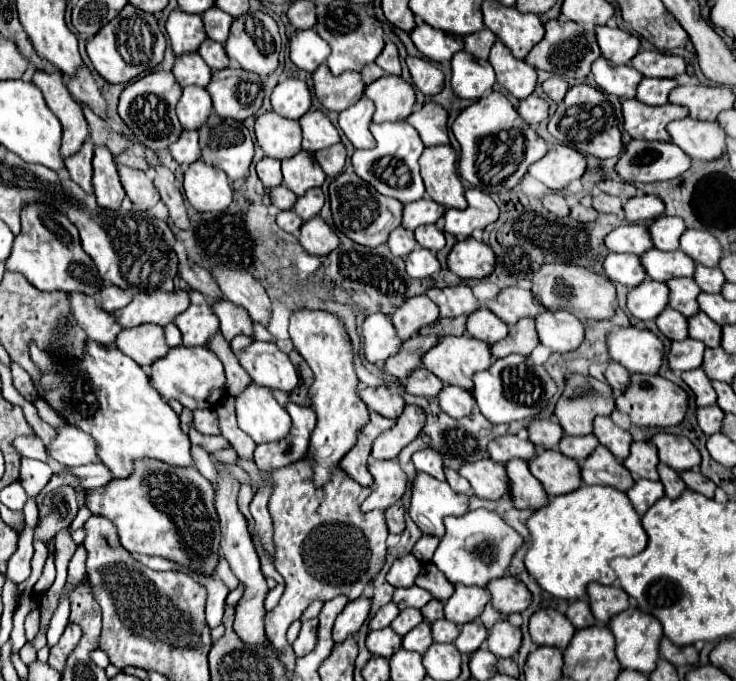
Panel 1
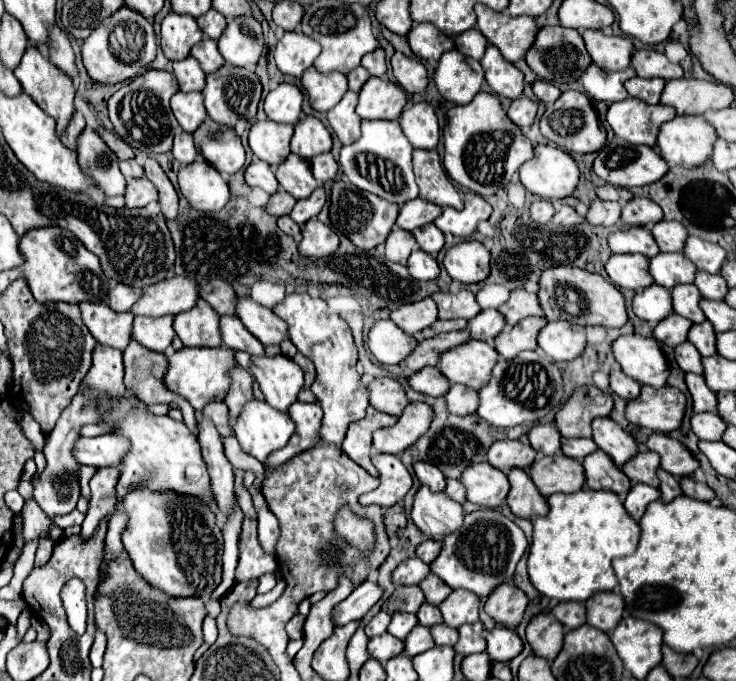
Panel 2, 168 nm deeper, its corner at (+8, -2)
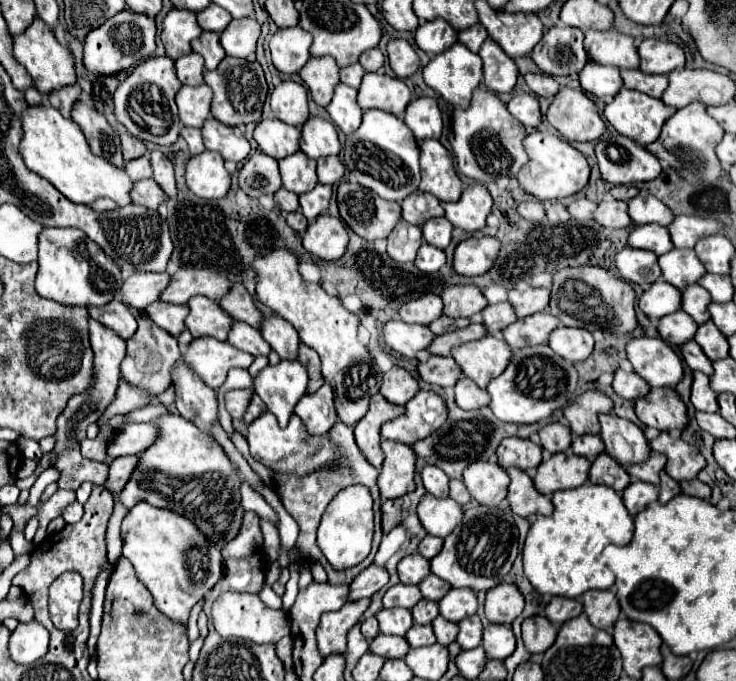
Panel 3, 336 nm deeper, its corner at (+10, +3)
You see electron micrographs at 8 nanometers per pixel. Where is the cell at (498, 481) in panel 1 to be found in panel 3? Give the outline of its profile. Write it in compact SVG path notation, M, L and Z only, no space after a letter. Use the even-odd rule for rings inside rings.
M472 463L464 469L464 485L468 487L472 499L486 507L498 507L508 491L508 475L498 463Z

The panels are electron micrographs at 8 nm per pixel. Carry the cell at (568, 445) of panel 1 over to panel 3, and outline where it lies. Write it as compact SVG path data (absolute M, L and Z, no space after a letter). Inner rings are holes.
M572 435L572 451L592 461L604 451L604 443L598 435Z

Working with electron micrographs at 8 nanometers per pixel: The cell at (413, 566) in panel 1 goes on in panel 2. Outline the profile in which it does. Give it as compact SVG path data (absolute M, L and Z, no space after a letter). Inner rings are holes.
M408 558L408 560L400 562L396 566L396 570L392 572L392 584L412 586L412 584L418 584L420 580L424 580L428 576L428 572L430 572L428 564L424 564L418 558Z

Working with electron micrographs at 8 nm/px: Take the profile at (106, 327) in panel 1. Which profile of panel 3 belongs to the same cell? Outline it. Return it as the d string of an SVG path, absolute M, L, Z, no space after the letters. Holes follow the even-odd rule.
M112 299L112 303L108 303L104 307L90 307L88 313L96 321L100 321L106 327L110 327L112 331L116 331L122 339L130 339L136 333L136 319L134 319L134 315L118 299Z

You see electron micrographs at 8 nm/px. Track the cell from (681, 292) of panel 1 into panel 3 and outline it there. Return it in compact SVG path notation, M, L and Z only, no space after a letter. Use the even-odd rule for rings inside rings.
M698 283L692 285L692 287L686 287L684 293L682 293L682 309L698 323L702 325L704 321L710 319L710 313L708 313L708 305L712 303L710 299L710 293L700 287Z

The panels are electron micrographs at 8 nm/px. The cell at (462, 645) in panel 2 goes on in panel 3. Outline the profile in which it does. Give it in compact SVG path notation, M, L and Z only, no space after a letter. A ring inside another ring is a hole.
M472 615L472 617L466 617L464 621L458 623L460 631L458 631L458 645L462 649L474 649L480 645L482 641L482 623L480 623L480 617L478 615Z

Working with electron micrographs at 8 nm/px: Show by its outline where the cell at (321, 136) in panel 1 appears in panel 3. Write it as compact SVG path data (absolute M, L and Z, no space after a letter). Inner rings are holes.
M310 117L302 127L300 151L312 159L330 157L340 153L340 141L336 127L320 117Z

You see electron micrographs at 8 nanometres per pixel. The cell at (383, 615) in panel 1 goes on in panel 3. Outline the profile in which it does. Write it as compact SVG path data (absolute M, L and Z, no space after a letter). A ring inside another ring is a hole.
M370 617L362 623L362 635L366 641L372 641L378 633L380 633L380 629L378 629L378 621L374 617Z

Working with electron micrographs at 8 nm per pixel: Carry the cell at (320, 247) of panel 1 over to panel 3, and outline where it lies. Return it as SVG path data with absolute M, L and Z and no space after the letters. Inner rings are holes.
M320 215L320 219L308 225L302 243L312 255L324 261L340 259L348 247L348 231L340 219Z

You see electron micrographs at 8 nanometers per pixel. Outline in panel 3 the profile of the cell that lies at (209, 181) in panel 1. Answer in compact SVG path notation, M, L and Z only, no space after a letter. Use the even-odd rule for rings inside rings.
M204 151L186 165L186 185L204 199L222 199L230 189L230 173L216 151Z

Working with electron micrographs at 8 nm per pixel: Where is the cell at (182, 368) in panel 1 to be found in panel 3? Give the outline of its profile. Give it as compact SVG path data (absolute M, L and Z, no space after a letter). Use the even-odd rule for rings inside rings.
M198 337L190 343L184 361L208 383L212 389L222 387L232 367L248 369L254 361L252 355L232 347L226 341L214 337Z

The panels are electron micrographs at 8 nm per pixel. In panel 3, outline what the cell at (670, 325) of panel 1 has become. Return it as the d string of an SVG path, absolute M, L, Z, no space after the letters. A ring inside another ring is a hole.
M682 309L662 317L658 323L660 337L672 345L684 345L684 343L692 341L696 329L698 329L698 325L694 323L694 319L690 315L686 315Z

